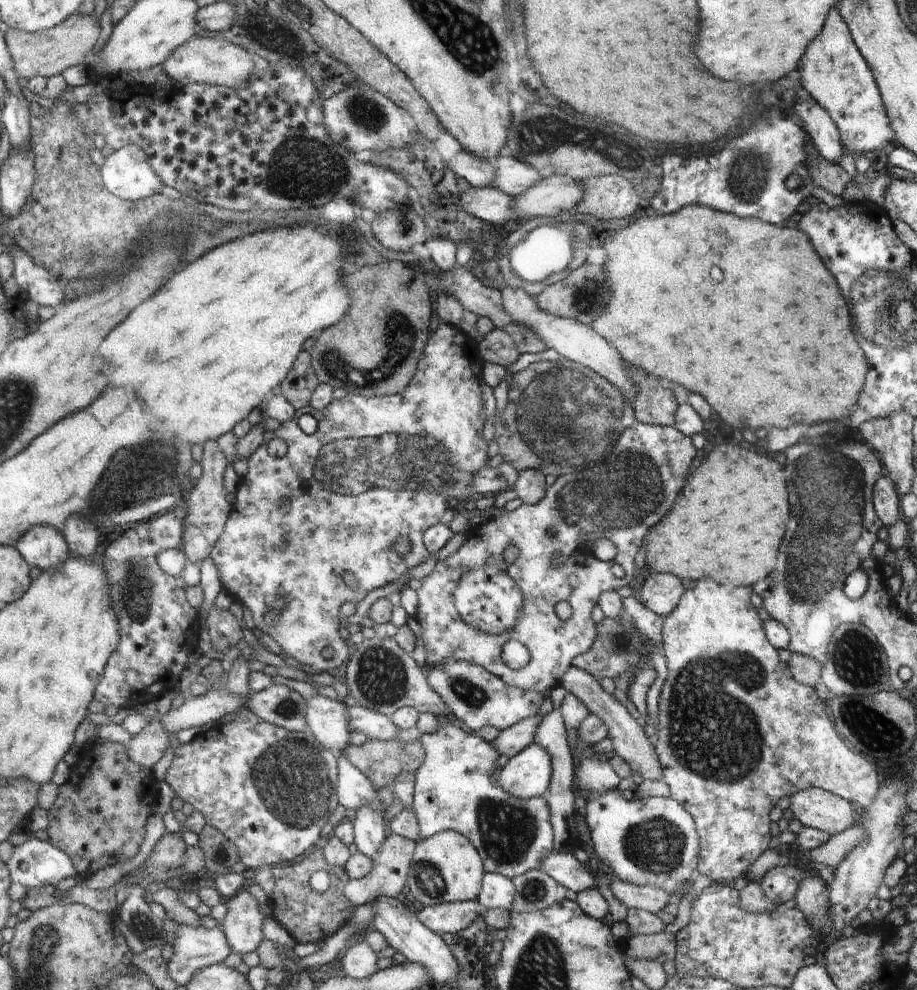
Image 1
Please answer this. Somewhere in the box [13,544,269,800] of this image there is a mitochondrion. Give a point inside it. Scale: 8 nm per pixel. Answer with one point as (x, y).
(137, 590)

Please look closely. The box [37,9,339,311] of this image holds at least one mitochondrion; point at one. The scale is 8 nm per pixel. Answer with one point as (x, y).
(86, 258)

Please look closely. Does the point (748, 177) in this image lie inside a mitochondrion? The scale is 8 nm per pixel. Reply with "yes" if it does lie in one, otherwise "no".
yes

